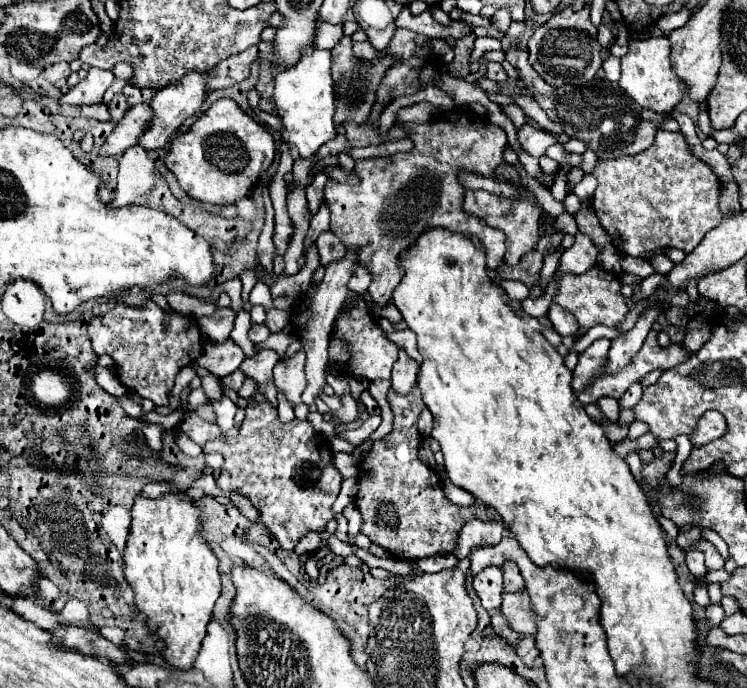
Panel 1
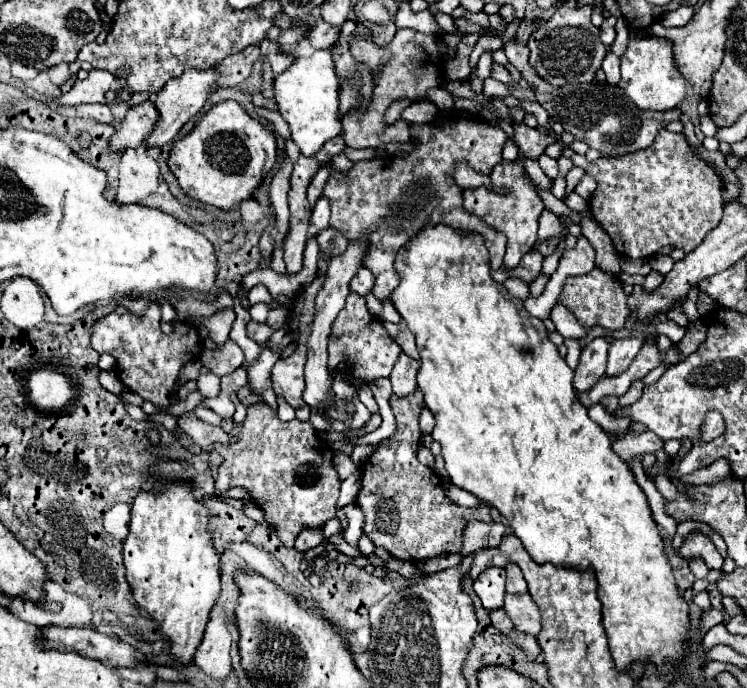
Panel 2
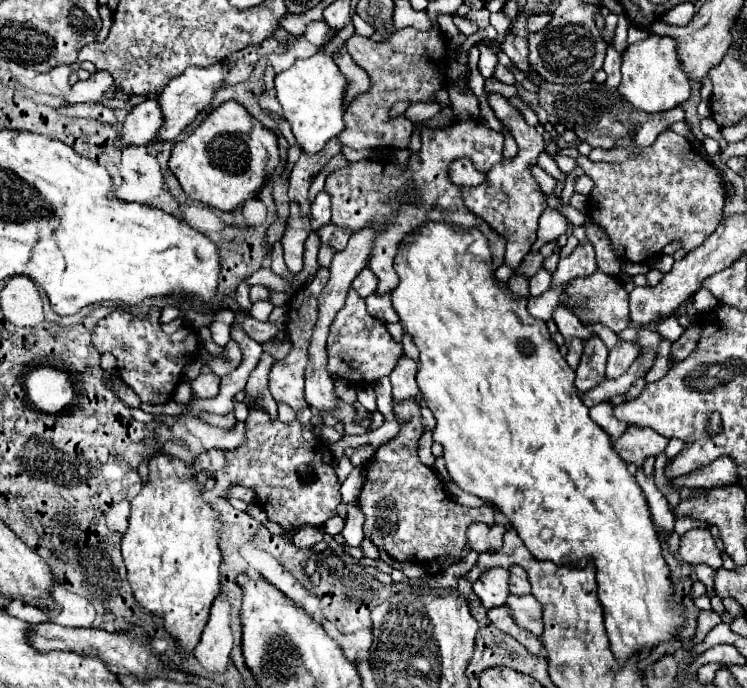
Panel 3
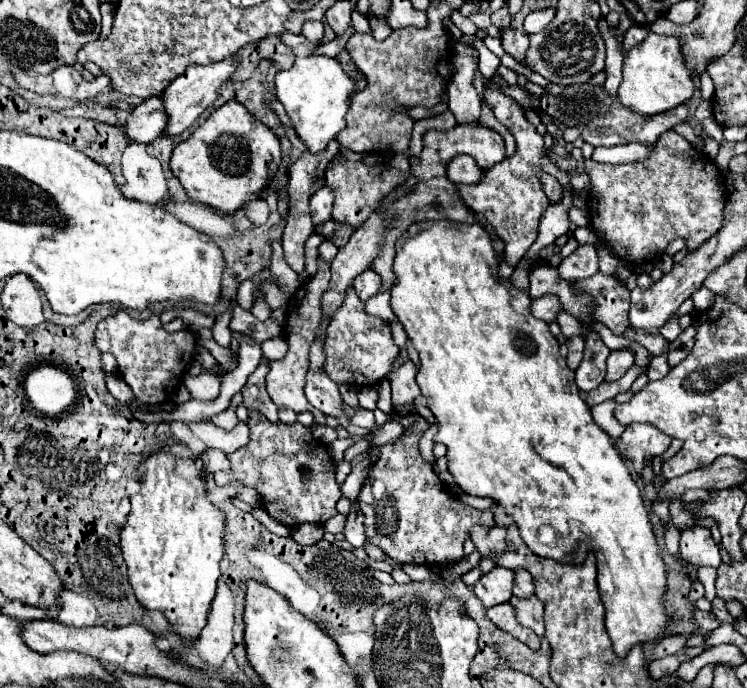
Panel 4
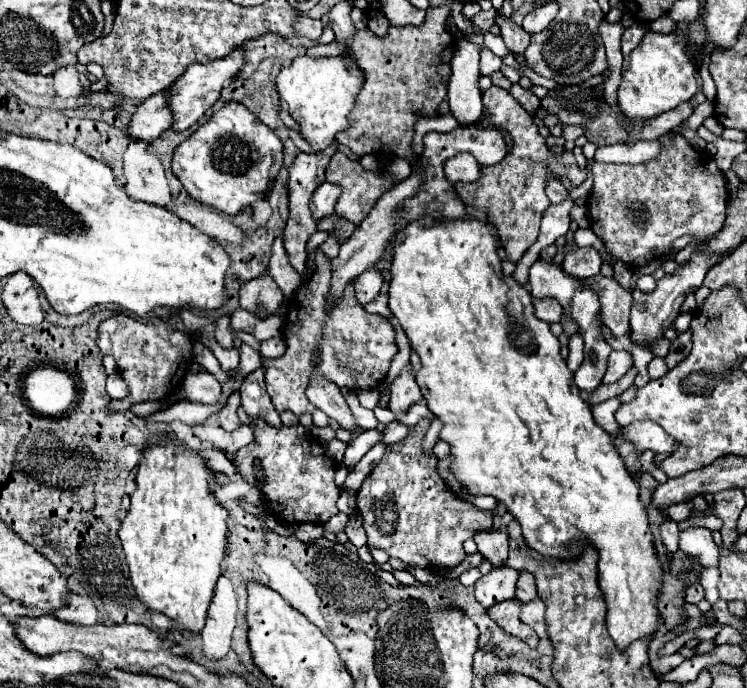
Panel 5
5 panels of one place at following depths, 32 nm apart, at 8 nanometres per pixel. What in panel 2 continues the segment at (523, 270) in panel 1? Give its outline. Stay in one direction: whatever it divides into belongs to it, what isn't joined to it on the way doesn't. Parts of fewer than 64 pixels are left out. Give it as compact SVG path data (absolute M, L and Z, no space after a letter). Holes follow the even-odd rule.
M532 250L532 252L528 252L528 254L520 260L518 268L508 270L508 276L520 278L520 280L524 280L526 284L530 284L530 282L536 280L536 276L540 274L540 268L542 268L542 254L540 254L538 250Z

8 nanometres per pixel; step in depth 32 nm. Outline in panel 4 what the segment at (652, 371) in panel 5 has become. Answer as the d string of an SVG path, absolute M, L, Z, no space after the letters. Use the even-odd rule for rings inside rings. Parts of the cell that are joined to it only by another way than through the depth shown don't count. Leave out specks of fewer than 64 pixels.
M668 346L664 348L664 352L660 354L660 356L654 356L652 358L652 362L650 362L650 366L648 366L648 380L658 380L658 378L662 378L668 370L670 370L670 366L668 366Z

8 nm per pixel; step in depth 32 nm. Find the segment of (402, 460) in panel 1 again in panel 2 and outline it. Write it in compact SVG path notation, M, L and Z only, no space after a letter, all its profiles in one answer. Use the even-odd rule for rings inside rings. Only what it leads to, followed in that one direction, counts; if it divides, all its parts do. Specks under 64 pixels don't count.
M416 390L412 396L396 398L394 394L390 396L390 406L396 416L396 432L382 440L380 444L374 446L374 452L362 462L360 466L360 492L356 496L356 504L360 506L364 514L364 526L362 532L376 544L388 550L394 558L398 560L408 560L408 562L420 562L428 560L434 556L442 554L458 554L462 546L462 530L470 520L482 520L482 522L492 522L490 518L490 508L486 504L480 504L476 508L462 508L454 504L444 488L438 484L438 476L434 474L432 468L424 466L418 462L418 444L420 444L420 428L418 428L418 418L424 408L422 402L422 392Z

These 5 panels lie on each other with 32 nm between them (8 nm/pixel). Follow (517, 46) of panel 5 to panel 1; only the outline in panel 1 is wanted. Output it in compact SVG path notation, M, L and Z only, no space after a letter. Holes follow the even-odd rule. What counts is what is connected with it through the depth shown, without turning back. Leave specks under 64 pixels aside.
M510 48L506 52L506 60L518 70L518 78L524 80L526 88L532 92L534 100L540 104L540 108L548 114L552 122L562 124L564 134L570 138L578 138L586 144L588 150L596 152L600 160L610 160L618 156L634 156L638 152L644 152L652 146L654 134L666 114L658 114L652 110L640 108L624 90L618 86L618 82L610 82L606 78L596 78L584 86L572 86L566 84L562 88L552 88L546 84L534 68L528 64L528 52L520 48Z

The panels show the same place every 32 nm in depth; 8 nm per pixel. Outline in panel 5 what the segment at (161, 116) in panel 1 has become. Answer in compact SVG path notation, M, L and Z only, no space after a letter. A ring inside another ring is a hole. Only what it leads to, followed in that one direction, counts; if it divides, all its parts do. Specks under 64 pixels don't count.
M236 48L232 54L220 60L212 60L208 64L190 64L190 68L168 88L168 108L172 110L172 130L182 132L198 122L198 118L218 100L218 94L224 86L228 86L236 72L242 68L242 48Z

